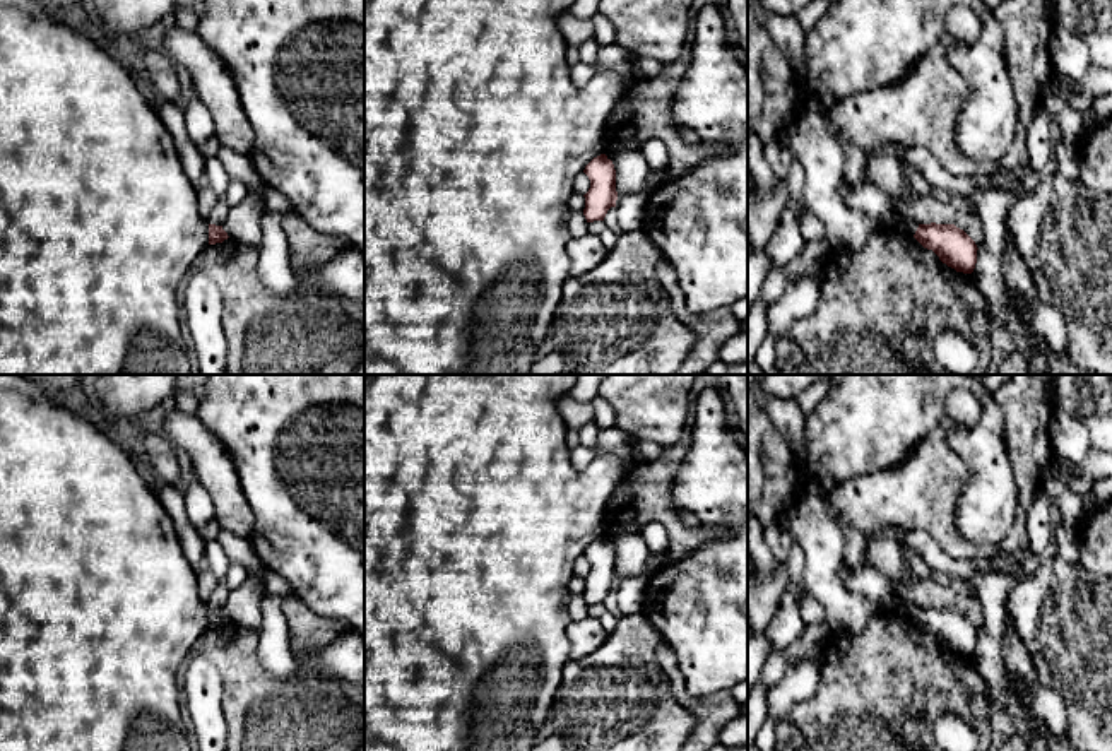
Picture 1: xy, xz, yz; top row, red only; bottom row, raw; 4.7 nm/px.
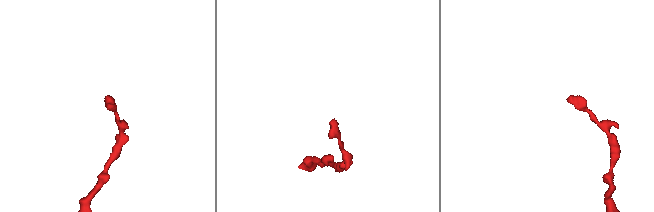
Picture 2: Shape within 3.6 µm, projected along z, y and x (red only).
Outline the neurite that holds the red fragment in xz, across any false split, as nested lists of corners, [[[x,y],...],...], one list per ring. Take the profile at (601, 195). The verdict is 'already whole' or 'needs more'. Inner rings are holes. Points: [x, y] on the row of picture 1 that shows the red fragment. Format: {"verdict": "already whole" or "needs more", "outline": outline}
{"verdict": "already whole", "outline": [[[600,154],[585,166],[583,173],[590,180],[590,188],[583,195],[583,216],[587,222],[604,221],[607,210],[616,207],[618,200],[614,164],[606,154]]]}

